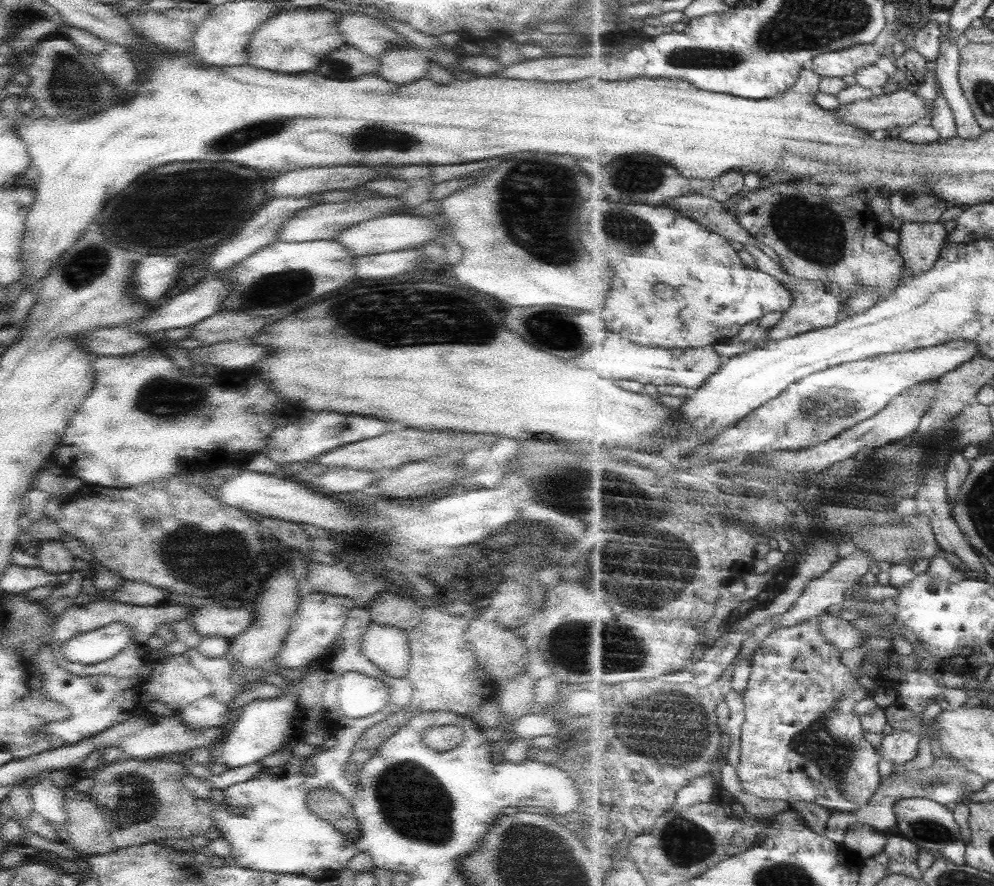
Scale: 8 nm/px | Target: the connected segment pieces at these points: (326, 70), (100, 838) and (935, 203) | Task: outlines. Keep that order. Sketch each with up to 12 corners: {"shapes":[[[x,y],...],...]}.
{"shapes":[[[345,43],[317,72],[335,80],[375,74],[380,59]],[[63,790],[63,838],[86,856],[113,852],[101,809]],[[926,184],[890,196],[903,223],[939,222],[948,204]]]}

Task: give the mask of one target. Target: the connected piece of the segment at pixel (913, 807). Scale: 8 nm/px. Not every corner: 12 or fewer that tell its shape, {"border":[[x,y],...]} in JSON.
{"border":[[929,798],[893,805],[901,835],[942,851],[963,834],[953,810]]}

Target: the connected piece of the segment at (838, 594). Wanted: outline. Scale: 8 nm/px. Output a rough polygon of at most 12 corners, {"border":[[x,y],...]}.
{"border":[[859,549],[809,582],[776,630],[841,606],[874,558]]}

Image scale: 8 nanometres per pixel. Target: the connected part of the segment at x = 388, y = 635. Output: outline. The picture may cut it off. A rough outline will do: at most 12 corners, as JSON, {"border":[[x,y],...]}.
{"border":[[372,620],[363,654],[387,676],[410,665],[405,631]]}

